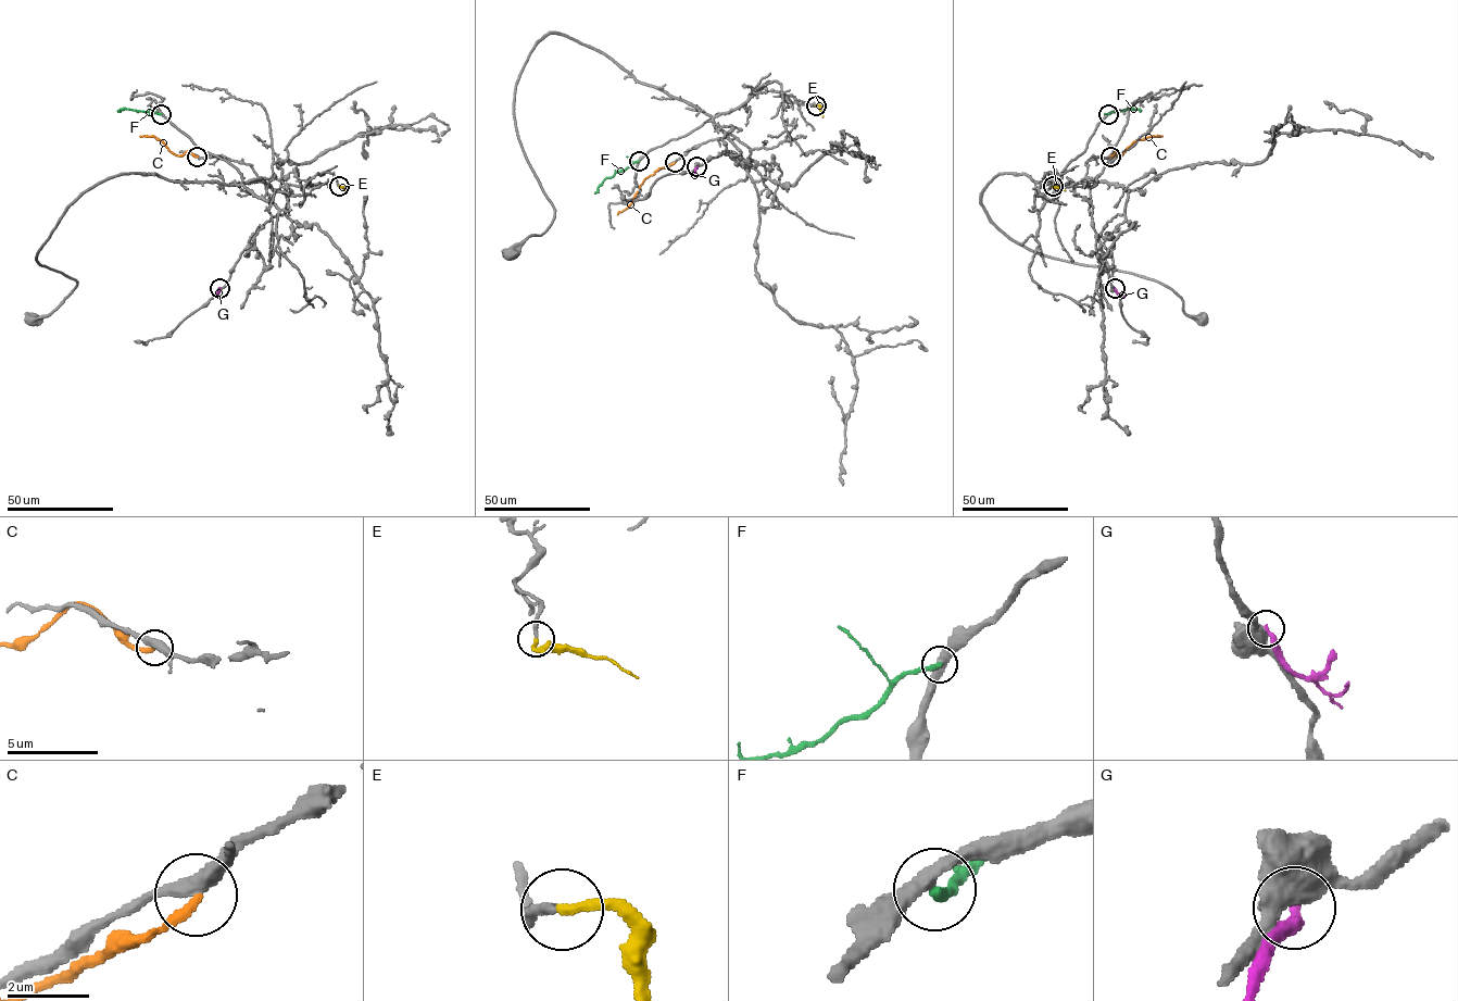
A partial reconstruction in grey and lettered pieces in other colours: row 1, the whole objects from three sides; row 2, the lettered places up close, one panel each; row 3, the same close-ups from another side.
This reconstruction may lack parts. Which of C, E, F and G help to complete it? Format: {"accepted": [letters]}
{"accepted": ["E"]}

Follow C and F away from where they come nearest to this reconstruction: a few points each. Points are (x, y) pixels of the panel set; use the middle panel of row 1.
C: (675, 162), (644, 179), (631, 203), (617, 214)
F: (639, 161), (606, 178), (594, 194)

